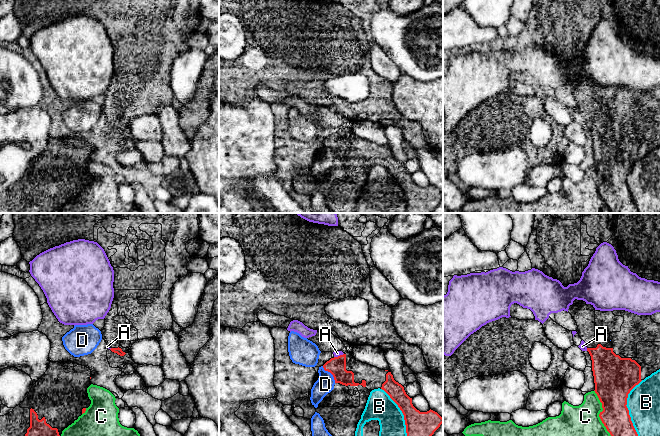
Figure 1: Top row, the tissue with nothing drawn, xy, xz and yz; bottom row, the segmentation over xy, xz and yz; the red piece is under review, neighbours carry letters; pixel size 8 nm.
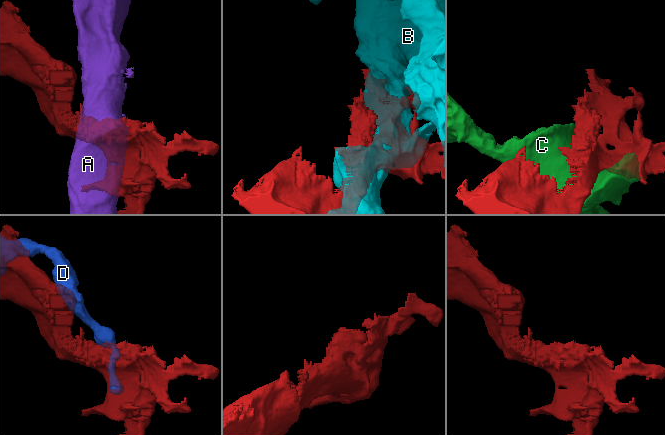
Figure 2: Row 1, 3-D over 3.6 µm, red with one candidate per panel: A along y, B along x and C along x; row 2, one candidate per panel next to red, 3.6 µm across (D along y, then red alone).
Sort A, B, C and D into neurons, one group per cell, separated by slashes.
A / B / C / D

